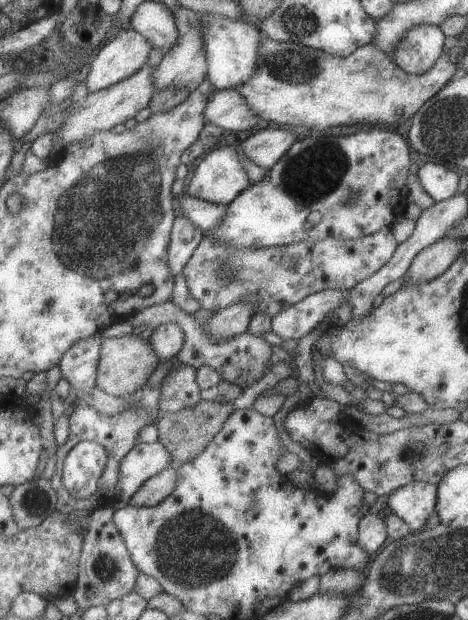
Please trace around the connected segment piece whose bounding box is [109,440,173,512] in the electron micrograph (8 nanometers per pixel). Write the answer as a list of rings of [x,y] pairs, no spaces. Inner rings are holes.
[[[159,440],[153,443],[137,443],[130,455],[123,460],[119,498],[109,507],[115,508],[116,512],[125,508],[147,480],[171,466],[171,460],[171,452]]]

